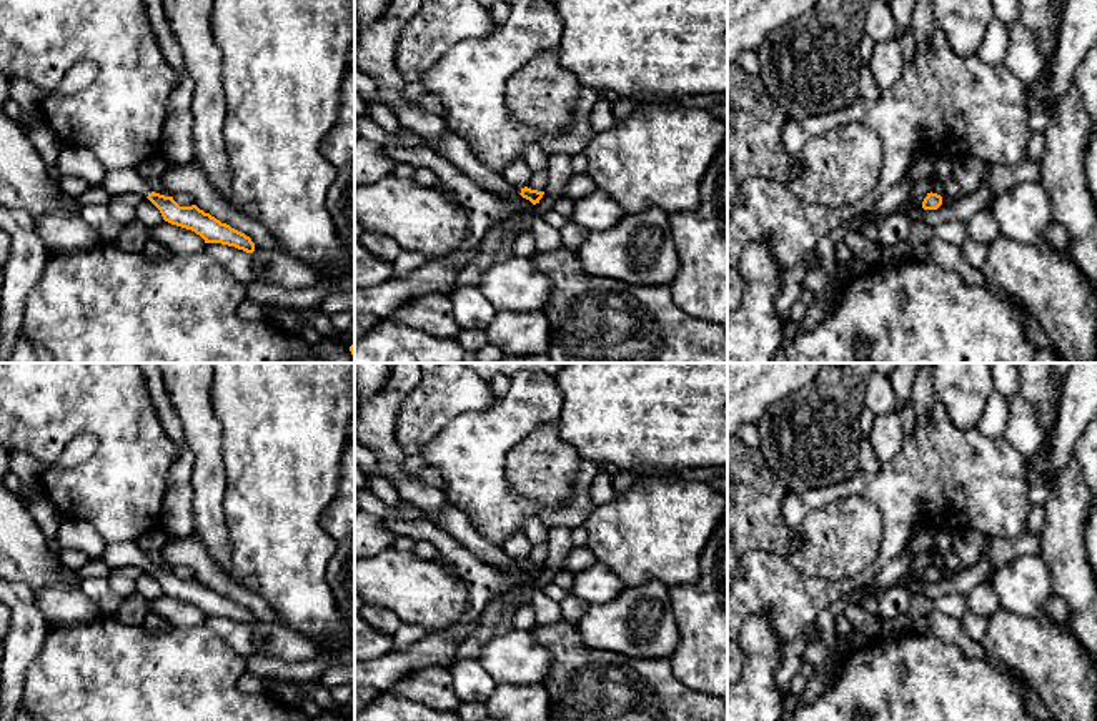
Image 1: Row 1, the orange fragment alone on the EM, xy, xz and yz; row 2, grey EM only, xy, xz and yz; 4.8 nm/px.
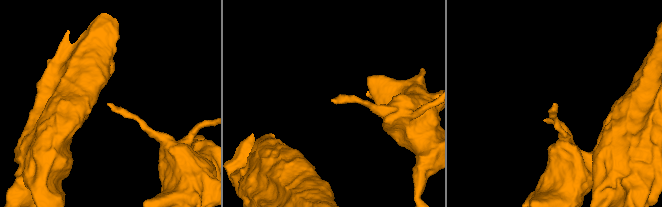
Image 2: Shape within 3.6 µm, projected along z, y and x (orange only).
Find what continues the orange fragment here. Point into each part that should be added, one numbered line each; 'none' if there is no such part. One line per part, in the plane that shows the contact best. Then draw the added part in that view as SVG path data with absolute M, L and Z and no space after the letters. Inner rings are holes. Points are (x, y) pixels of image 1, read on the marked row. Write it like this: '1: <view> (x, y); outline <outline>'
1: xy (127, 180); outline M135 168L108 172L100 186L112 195L137 193L146 198L151 193L146 180Z

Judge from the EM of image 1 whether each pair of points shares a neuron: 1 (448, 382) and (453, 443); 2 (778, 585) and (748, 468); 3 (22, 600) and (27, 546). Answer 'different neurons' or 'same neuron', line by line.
1: different neurons
2: different neurons
3: different neurons

